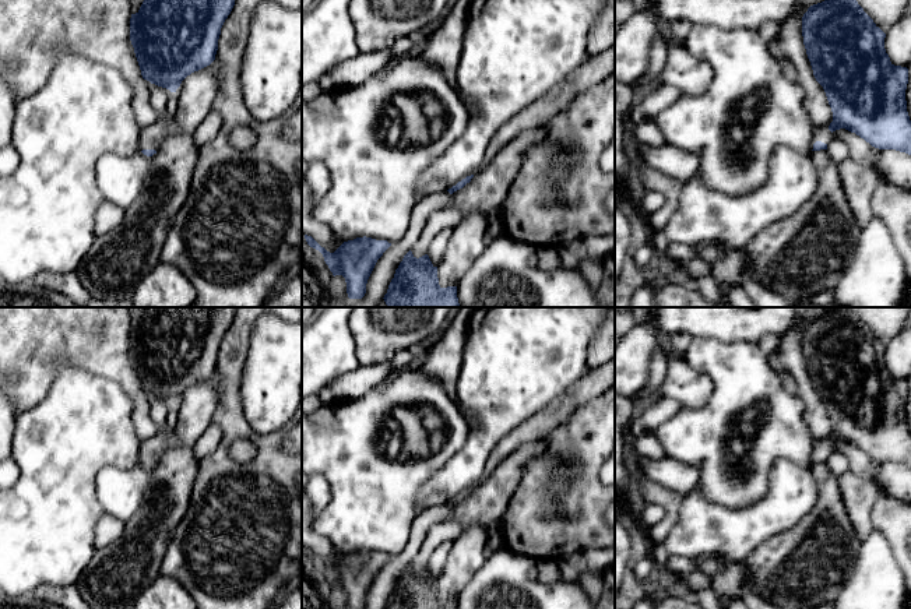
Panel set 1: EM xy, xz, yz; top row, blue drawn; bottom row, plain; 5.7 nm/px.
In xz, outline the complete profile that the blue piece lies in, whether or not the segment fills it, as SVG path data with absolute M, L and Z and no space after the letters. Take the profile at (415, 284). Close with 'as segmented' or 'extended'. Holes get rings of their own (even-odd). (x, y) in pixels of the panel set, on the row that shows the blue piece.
M409 250L384 295L387 307L460 307L457 286L442 288L428 254L416 258Z; as segmented

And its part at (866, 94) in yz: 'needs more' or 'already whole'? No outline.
needs more

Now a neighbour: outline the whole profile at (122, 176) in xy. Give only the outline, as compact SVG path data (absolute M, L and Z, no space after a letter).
M141 151L102 155L95 168L95 182L106 201L127 210L145 190L151 177L151 156Z

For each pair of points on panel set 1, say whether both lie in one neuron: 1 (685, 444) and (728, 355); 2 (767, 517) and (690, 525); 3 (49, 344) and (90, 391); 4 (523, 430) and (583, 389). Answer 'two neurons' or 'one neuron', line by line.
1: one neuron
2: one neuron
3: two neurons
4: one neuron

